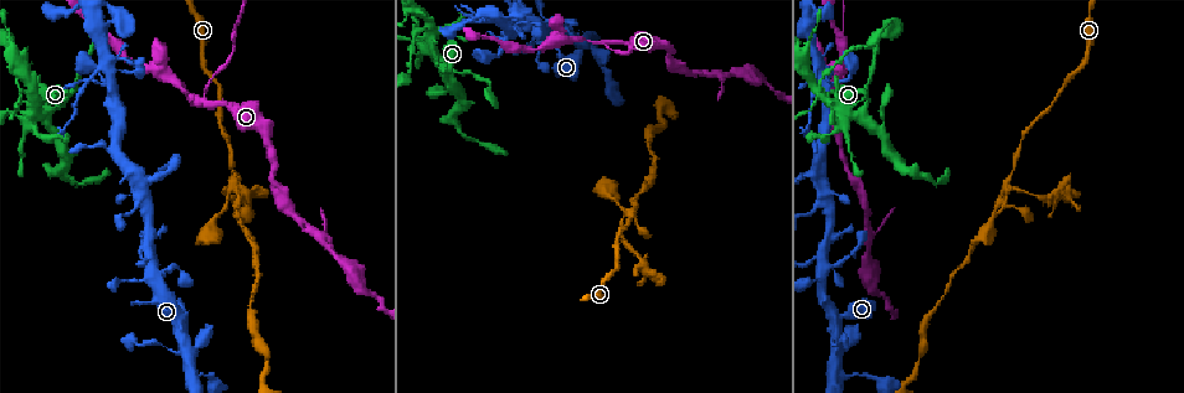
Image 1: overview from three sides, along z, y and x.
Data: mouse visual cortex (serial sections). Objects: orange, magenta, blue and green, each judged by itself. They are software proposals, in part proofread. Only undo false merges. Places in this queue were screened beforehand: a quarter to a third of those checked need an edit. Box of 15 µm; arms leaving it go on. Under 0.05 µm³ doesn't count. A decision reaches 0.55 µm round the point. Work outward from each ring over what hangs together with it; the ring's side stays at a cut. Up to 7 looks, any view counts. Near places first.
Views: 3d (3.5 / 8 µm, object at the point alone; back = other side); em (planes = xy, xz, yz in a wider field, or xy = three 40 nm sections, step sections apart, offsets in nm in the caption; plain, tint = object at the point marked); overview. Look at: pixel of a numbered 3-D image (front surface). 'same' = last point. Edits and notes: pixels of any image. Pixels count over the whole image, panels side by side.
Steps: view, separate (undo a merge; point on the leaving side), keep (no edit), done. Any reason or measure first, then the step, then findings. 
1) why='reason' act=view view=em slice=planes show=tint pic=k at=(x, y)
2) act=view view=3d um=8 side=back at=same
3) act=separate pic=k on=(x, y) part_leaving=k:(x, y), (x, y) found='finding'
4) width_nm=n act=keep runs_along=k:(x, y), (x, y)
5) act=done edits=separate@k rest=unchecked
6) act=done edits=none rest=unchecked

why='looks like a crossing' act=view view=em slice=xy step=3 show=tint pic=1 at=(822, 269)

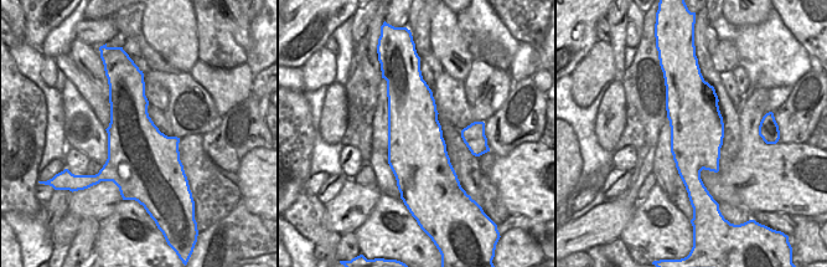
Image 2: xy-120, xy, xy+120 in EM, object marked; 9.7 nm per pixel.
why='see where the arms go' act=view view=3d um=3.5 at=same

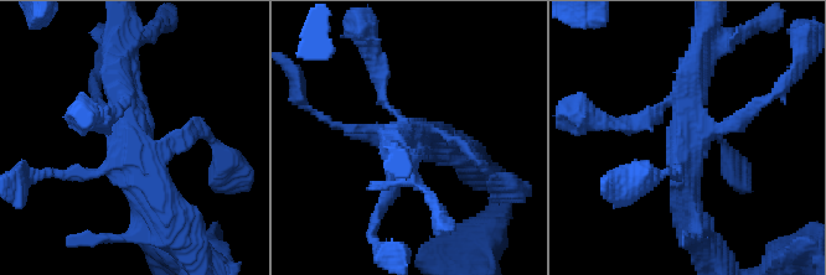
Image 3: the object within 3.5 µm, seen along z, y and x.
act=keep runs_along=3:(163, 218), (133, 169), (118, 58) found='continuous, no second cell'

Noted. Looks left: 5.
why='thin neck' act=view view=3d um=8 pic=1 at=(204, 100)

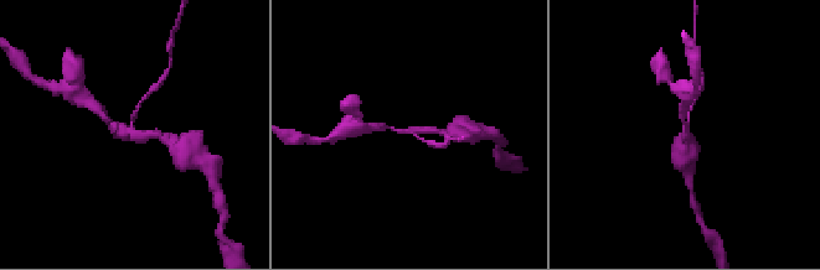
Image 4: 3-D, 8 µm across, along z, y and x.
why='closer look' act=view view=3d um=3.5 pic=4 at=(136, 130)

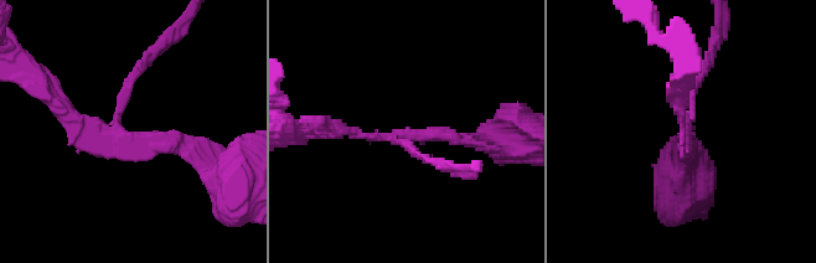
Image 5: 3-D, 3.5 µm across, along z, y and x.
arms=3 arm_widths_nm=150,150,150 act=view view=em slice=xy step=1 show=tint pic=5 at=(122, 140)

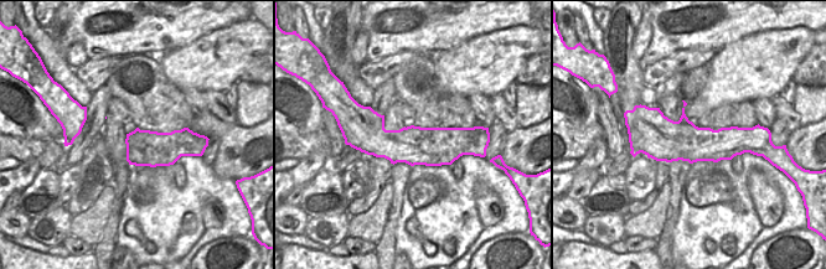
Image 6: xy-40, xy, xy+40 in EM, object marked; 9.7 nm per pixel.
width_nm=380 act=keep runs_along=5:(202, 150), (104, 139), (51, 97) found='continuous, no second cell'

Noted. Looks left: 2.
why='four or more arms meet' act=view view=3d um=3.5 pic=1 at=(231, 190)

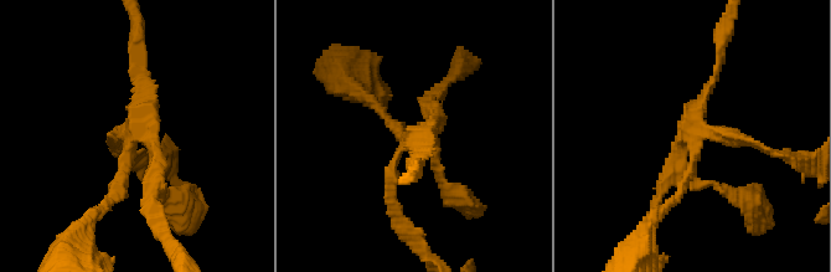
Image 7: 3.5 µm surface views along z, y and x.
act=view view=em slice=xy step=3 show=tint pic=7 at=(140, 129)

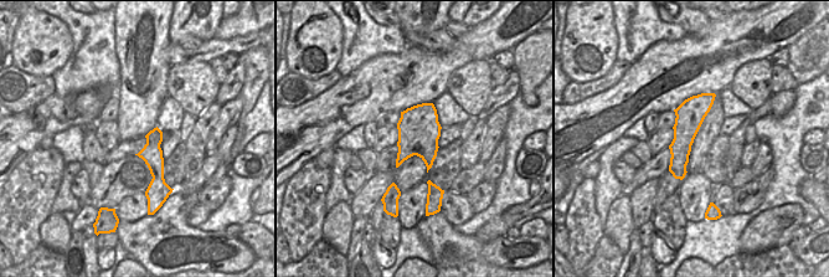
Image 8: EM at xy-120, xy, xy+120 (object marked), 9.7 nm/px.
act=separate pic=7 on=(388, 191) part_leaving=7:(399, 152), (396, 222), (423, 251) found='a second cell is stuck on'

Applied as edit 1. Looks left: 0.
act=done edits=separate@7 rest=unchecked

